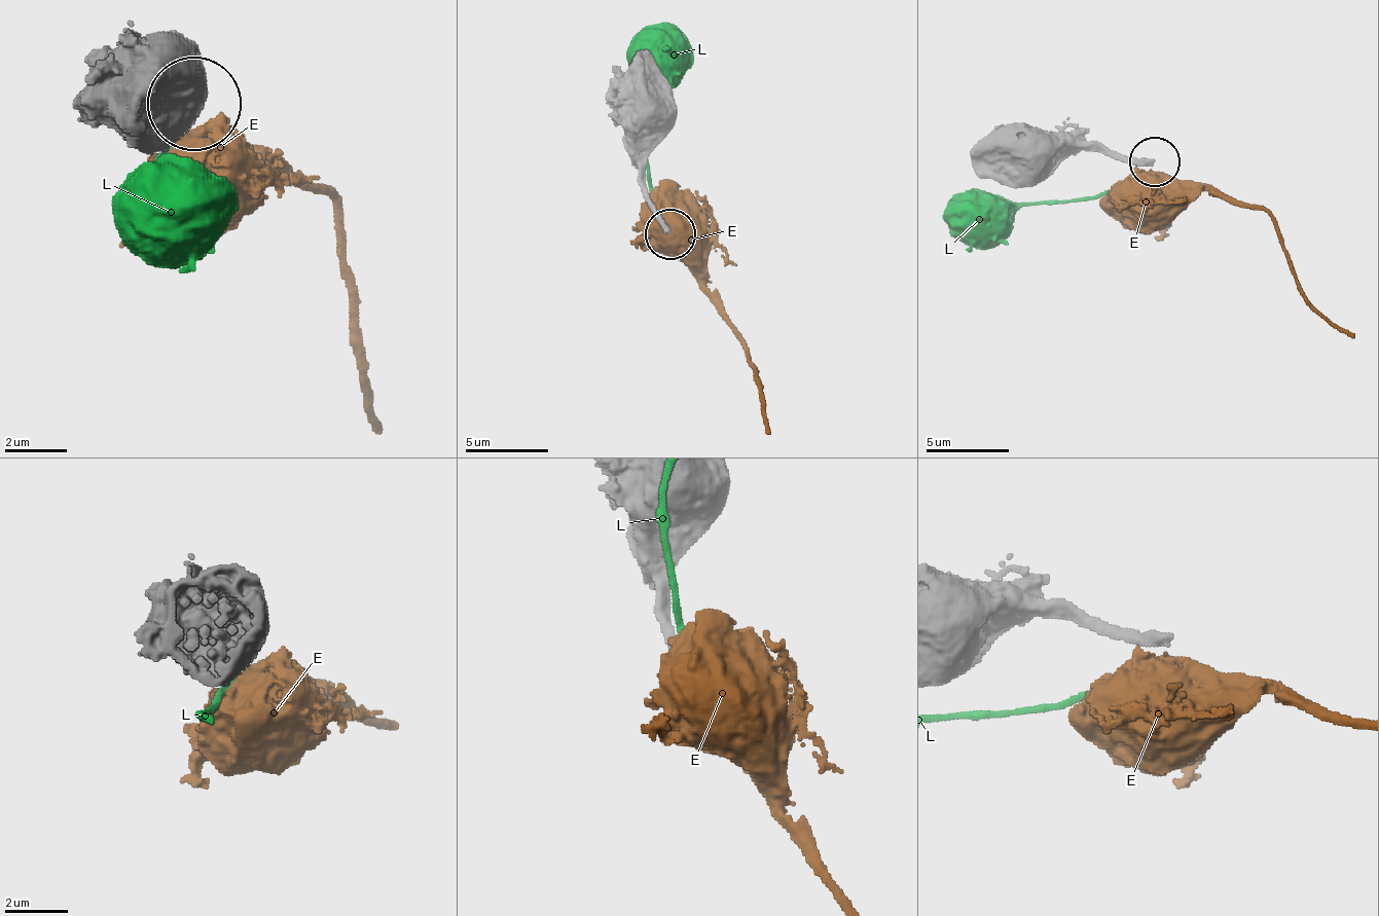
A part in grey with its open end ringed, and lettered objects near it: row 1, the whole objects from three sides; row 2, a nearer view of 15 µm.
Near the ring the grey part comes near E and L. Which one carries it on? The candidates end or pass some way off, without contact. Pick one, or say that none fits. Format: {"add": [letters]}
{"add": []}

